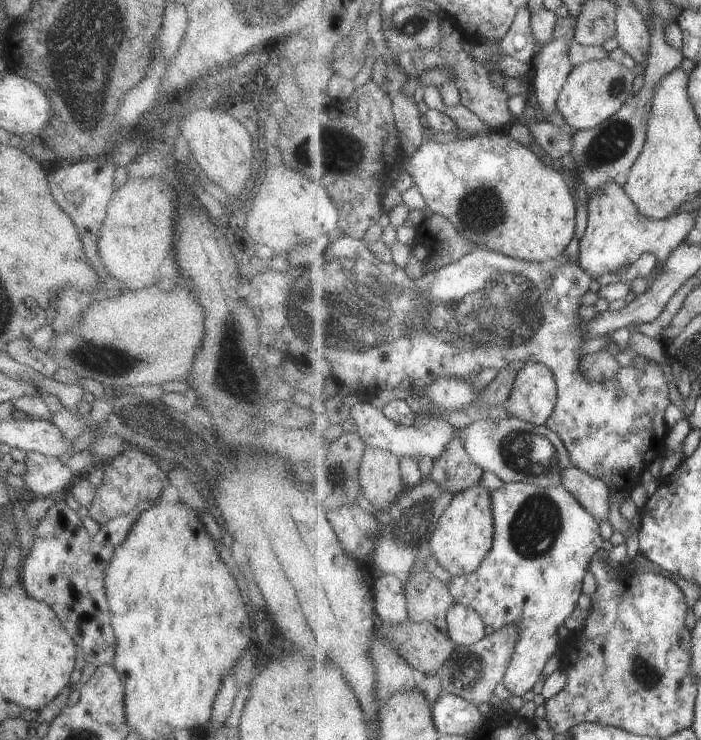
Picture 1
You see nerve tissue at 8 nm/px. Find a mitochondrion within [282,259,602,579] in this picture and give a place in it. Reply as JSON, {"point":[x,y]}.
{"point":[536,525]}

